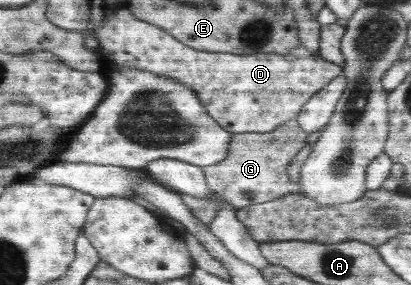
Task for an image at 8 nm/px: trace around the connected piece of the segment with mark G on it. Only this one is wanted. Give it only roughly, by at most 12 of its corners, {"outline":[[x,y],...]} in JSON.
{"outline":[[296,119],[233,134],[228,157],[202,168],[214,197],[181,194],[214,223],[236,209],[300,193],[288,164],[307,145]]}

